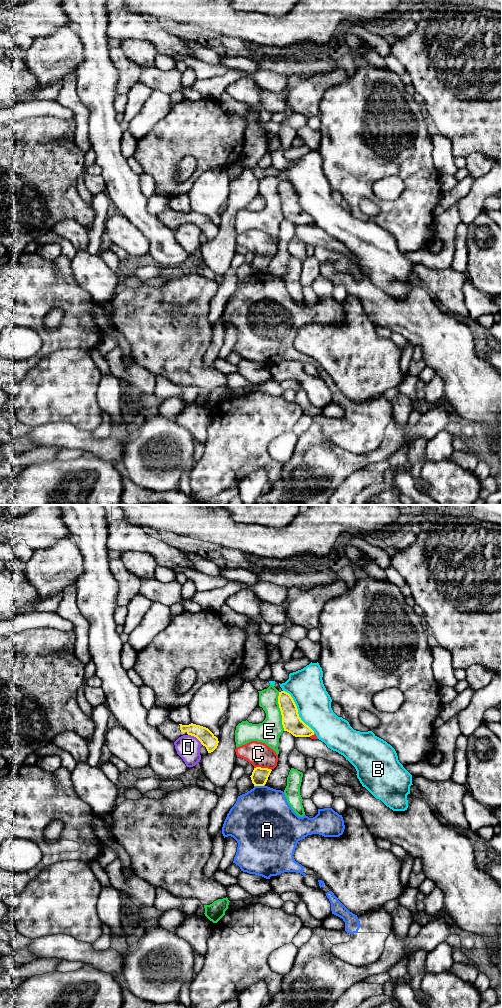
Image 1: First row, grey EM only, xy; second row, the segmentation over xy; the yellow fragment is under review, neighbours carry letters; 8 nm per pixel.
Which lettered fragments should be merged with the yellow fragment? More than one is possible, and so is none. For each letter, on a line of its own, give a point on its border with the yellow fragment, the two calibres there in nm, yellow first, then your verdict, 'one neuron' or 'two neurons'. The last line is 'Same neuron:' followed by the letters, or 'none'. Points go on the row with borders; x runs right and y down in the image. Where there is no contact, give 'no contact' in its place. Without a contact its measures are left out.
A: contact xy (259, 785); calibres 140 and 460 nm; two neurons
B: contact xy (297, 711); calibres 160 and 280 nm; two neurons
C: contact xy (263, 768); calibres 140 and 190 nm; two neurons
D: contact xy (195, 736); calibres 120 and 190 nm; two neurons
E: contact xy (280, 710); calibres 160 and 190 nm; two neurons
Same neuron: none

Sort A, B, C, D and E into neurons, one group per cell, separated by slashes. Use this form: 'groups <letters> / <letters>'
groups A / B / C / D / E

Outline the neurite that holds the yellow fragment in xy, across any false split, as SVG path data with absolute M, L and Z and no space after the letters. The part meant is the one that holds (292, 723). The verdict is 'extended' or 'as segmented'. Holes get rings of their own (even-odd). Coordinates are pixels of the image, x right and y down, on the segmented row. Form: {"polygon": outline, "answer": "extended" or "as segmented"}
{"polygon": "M285 691L279 692L278 704L284 731L291 733L295 737L310 737L314 735L314 731L299 717L297 706L289 693Z", "answer": "as segmented"}

